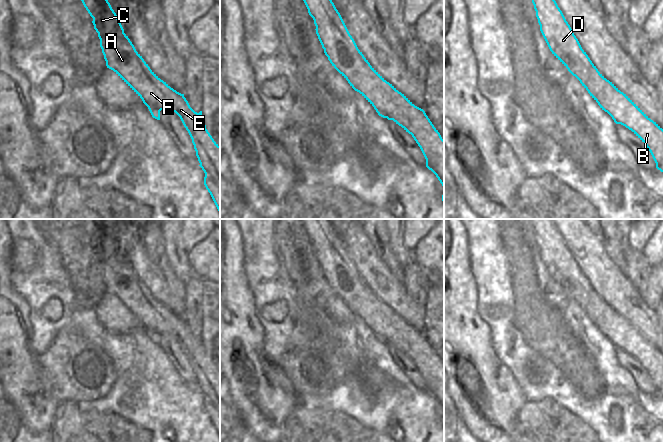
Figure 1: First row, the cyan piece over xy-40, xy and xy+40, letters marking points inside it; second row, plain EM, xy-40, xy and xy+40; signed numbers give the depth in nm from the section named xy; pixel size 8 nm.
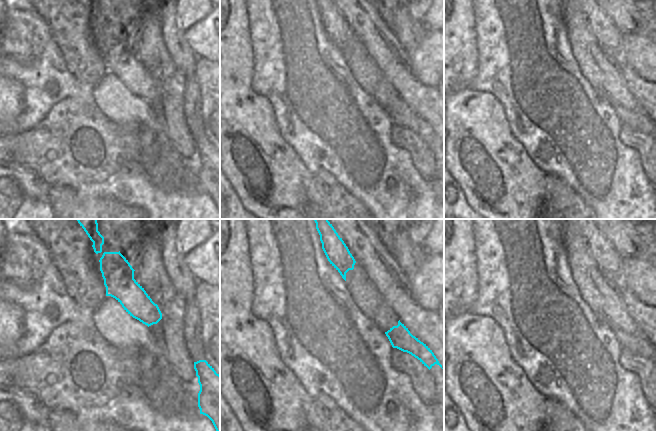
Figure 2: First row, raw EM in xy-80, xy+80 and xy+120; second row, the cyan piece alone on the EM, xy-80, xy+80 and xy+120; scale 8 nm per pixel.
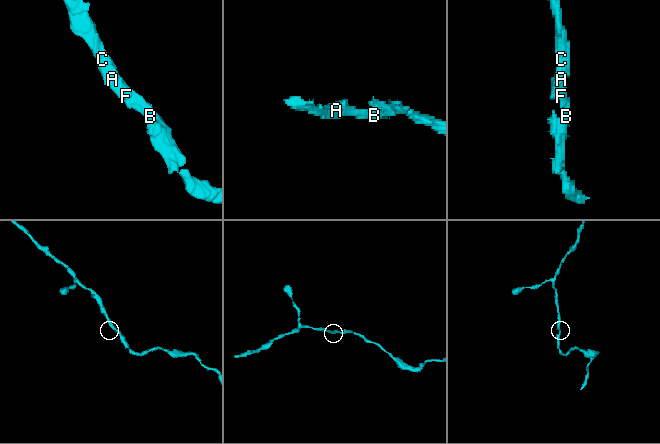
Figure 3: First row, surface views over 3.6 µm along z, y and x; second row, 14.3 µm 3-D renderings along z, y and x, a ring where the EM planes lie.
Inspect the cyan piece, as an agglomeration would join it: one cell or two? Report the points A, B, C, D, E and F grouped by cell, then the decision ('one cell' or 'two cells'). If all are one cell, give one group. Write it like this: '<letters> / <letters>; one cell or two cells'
A B C D E F; one cell

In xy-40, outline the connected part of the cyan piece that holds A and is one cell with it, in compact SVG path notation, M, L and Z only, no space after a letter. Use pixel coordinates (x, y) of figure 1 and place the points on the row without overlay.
M76 219L93 242L94 253L100 263L100 271L106 285L107 292L113 294L143 325L148 331L153 342L160 344L161 334L171 334L181 343L188 355L200 391L205 397L204 409L210 417L218 435L220 436L220 370L214 365L202 343L202 335L195 336L188 325L181 318L161 304L136 275L134 269L124 257L124 253L106 223L106 219Z

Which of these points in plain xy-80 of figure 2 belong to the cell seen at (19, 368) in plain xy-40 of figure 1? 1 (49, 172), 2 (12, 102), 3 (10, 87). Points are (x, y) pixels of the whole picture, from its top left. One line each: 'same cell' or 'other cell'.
1: other cell
2: same cell
3: same cell

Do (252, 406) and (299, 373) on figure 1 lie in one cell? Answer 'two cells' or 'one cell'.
two cells

